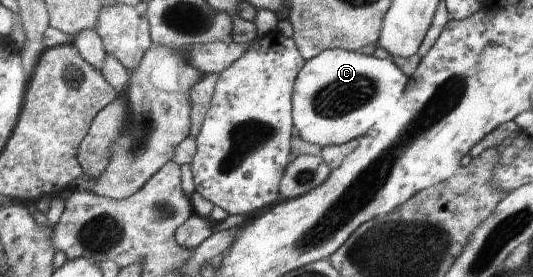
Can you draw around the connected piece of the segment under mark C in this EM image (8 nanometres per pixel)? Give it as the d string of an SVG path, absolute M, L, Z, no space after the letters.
M326 49L305 61L293 85L293 118L298 137L312 145L348 144L349 141L374 133L394 105L406 97L410 76L406 76L391 58L378 58L343 49Z

